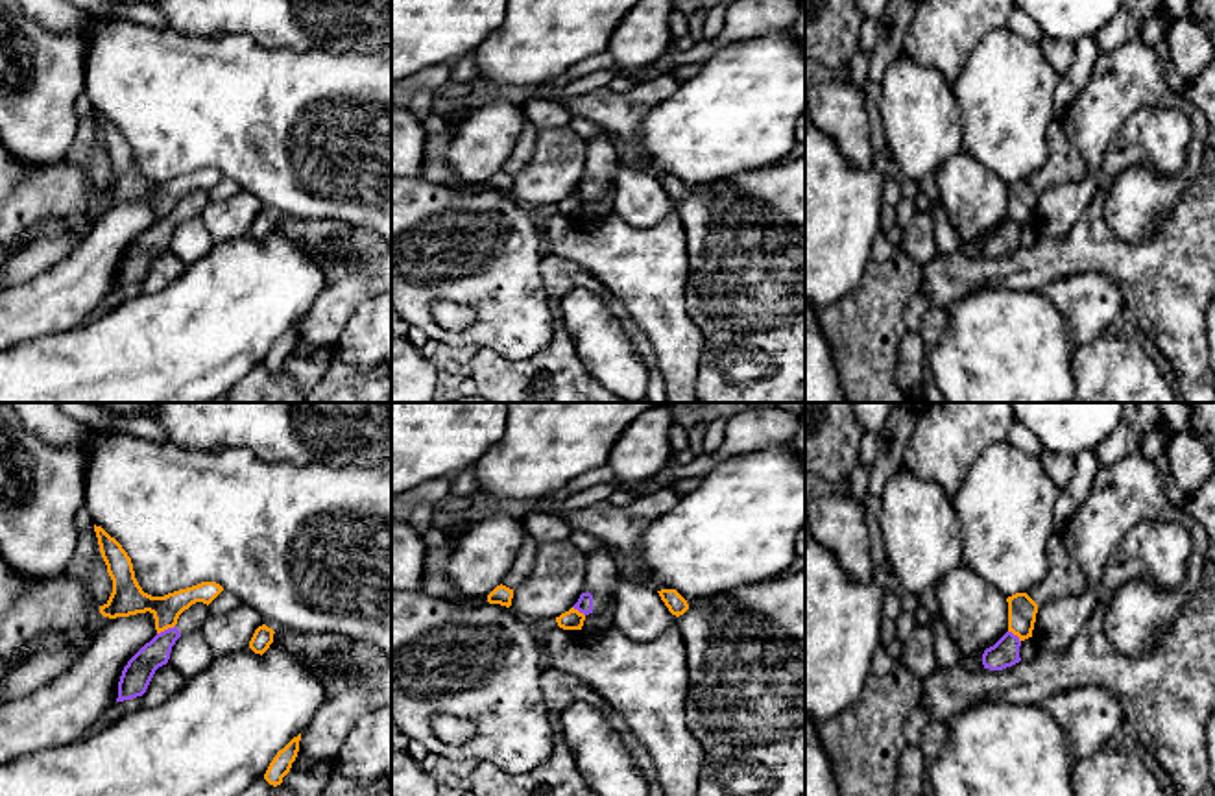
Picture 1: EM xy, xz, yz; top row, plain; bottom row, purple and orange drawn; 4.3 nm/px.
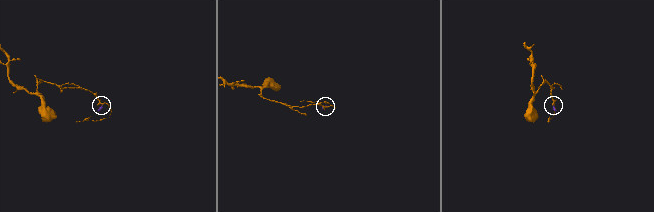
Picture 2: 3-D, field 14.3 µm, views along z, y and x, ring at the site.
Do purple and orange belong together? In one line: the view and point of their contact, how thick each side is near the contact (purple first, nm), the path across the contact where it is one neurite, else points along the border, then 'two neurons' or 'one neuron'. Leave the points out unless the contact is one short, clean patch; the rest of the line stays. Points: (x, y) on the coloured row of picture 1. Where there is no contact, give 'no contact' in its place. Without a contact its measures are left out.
xy (165, 630) | 130/140 nm | along xy (174, 625), (157, 634) | two neurons

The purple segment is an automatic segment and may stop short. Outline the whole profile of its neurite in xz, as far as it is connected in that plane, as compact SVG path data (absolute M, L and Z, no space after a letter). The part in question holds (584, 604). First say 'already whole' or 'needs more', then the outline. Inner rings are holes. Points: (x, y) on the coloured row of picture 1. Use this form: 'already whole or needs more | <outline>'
needs more | M596 550L585 561L583 593L572 606L583 615L600 613L615 598L620 582L620 569L611 550Z

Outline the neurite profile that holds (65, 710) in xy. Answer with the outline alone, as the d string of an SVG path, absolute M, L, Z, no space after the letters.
M153 613L113 619L76 665L35 693L0 704L0 766L85 737L118 698L127 661L157 635Z

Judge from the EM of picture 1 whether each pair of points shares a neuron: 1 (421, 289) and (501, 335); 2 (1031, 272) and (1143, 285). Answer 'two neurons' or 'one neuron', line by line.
1: one neuron
2: one neuron

